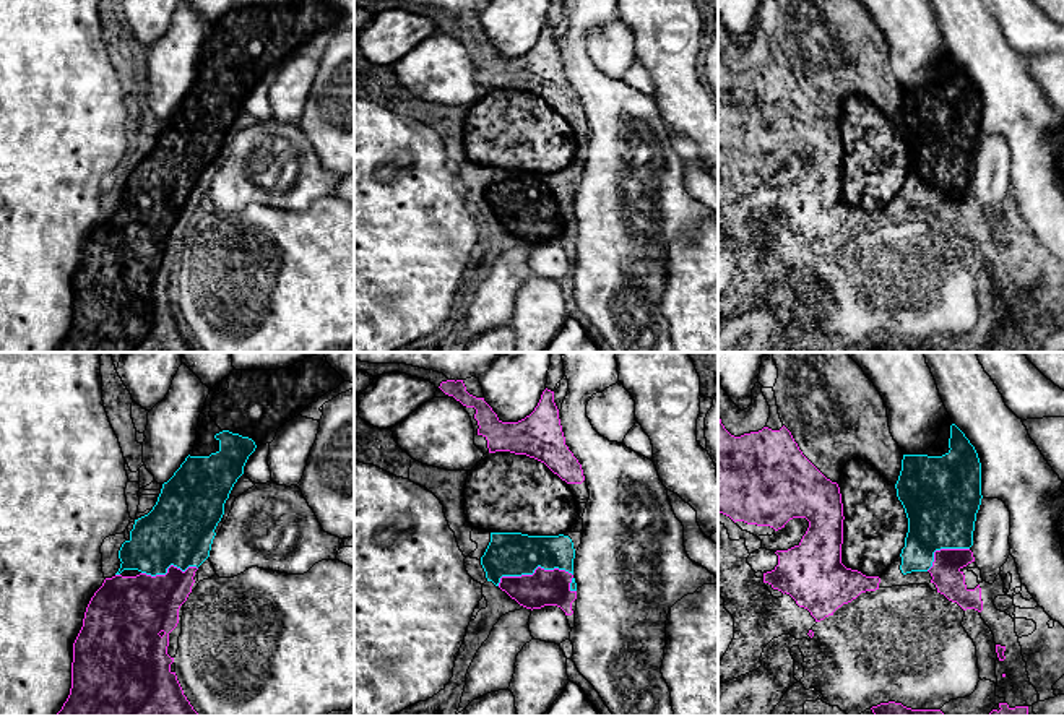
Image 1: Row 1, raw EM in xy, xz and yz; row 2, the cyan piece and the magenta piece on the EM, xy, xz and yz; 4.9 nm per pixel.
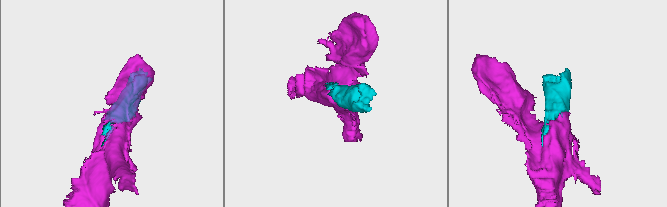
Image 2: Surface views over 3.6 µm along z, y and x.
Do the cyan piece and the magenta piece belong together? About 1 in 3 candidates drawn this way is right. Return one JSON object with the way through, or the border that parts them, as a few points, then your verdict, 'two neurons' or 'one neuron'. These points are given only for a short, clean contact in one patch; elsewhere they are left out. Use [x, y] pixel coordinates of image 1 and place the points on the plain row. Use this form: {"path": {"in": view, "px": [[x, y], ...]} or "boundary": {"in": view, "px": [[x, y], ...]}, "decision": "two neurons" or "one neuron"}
{"decision": "one neuron"}

